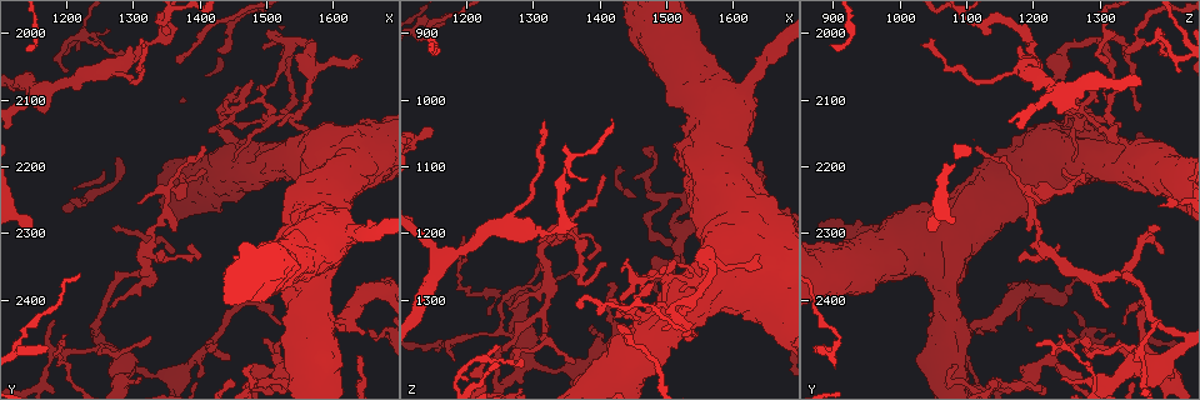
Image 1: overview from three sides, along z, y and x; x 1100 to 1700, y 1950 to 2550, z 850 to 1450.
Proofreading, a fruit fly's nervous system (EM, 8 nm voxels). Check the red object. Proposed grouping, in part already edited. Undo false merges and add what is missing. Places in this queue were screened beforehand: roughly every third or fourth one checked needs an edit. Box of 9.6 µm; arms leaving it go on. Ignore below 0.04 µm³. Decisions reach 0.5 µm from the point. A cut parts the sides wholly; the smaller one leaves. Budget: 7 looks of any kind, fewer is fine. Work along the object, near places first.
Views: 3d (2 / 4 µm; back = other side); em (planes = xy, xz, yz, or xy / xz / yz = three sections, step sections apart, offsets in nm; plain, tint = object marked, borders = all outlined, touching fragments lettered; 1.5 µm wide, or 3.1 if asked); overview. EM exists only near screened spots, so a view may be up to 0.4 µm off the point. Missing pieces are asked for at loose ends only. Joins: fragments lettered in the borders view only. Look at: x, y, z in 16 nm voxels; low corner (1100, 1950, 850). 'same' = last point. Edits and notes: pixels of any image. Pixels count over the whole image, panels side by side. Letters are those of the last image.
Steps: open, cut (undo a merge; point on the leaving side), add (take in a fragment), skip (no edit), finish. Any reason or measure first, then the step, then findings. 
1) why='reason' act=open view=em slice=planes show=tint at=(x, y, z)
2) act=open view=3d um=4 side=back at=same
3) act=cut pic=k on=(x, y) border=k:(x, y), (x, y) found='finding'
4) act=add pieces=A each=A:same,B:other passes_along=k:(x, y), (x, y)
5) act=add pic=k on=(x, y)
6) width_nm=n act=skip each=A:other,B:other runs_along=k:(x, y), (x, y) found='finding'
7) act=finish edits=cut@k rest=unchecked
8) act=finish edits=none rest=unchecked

why='calibre changes' act=open view=em slice=planes show=borders at=(1365, 2515, 1405)

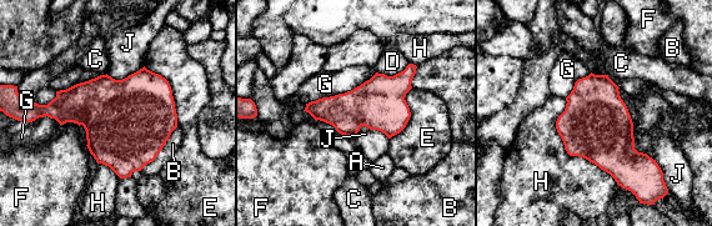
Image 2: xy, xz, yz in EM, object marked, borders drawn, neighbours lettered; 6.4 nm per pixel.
act=skip each=A:other,B:other,C:other,D:other,E:other,F:other,G:other,H:other,J:other border=2:(354, 136), (366, 126), (389, 139) found='continuous, no second cell'

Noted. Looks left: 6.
why='tapers out' act=open view=em slice=yz step=8 show=tint at=(1360, 2335, 1395)

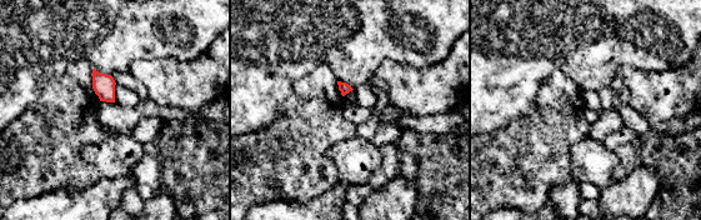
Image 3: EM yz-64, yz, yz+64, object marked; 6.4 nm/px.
act=open view=em slice=xy step=4 show=borders at=same

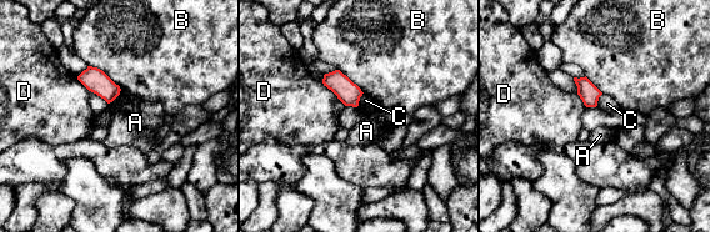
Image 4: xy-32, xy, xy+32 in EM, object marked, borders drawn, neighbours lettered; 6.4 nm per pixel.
width_nm=90 longest_contact=B:260nm act=skip each=A:other,B:other,C:other,D:other found='none of them fits'

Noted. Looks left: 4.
why='branch point' act=open view=em slice=xy step=8 show=borders at=(1535, 2130, 1275)

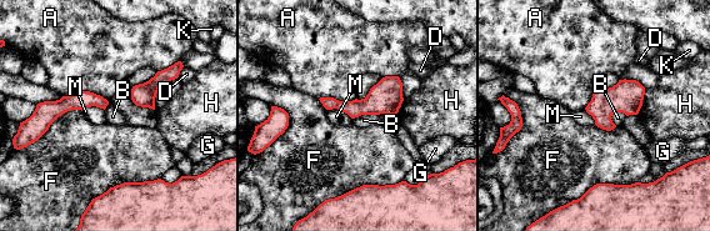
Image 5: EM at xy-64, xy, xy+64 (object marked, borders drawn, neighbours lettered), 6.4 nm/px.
why='another direction' act=open view=em slice=planes show=borders at=same

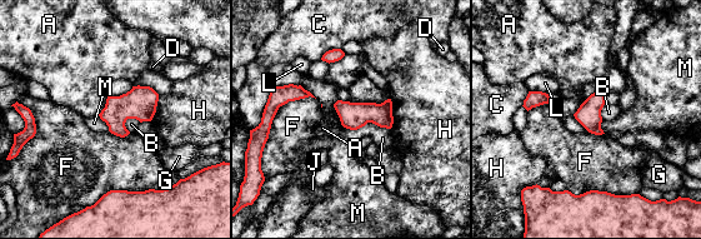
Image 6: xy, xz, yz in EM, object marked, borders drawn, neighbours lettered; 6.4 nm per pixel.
width_nm=160 act=skip each=A:other,B:other,C:other,D:other,F:other,G:other,H:other,J:other,L:other,M:other border=6:(338, 99), (334, 109), (344, 127) found='one cell here'

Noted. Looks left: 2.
act=finish edits=none rest=unchecked

